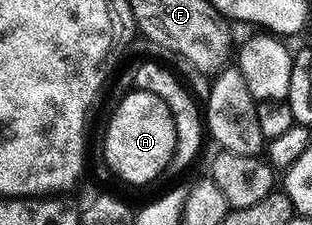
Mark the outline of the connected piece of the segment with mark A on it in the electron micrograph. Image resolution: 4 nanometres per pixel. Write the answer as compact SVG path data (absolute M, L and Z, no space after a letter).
M130 90L120 99L105 124L105 165L125 184L149 184L166 175L175 154L175 118L159 94Z

